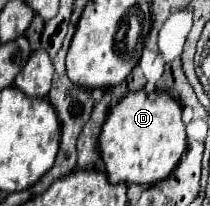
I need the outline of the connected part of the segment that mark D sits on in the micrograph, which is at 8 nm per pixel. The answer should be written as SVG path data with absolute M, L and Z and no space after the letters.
M133 91L111 111L99 137L101 157L111 183L153 185L171 175L187 149L181 105L165 91Z

